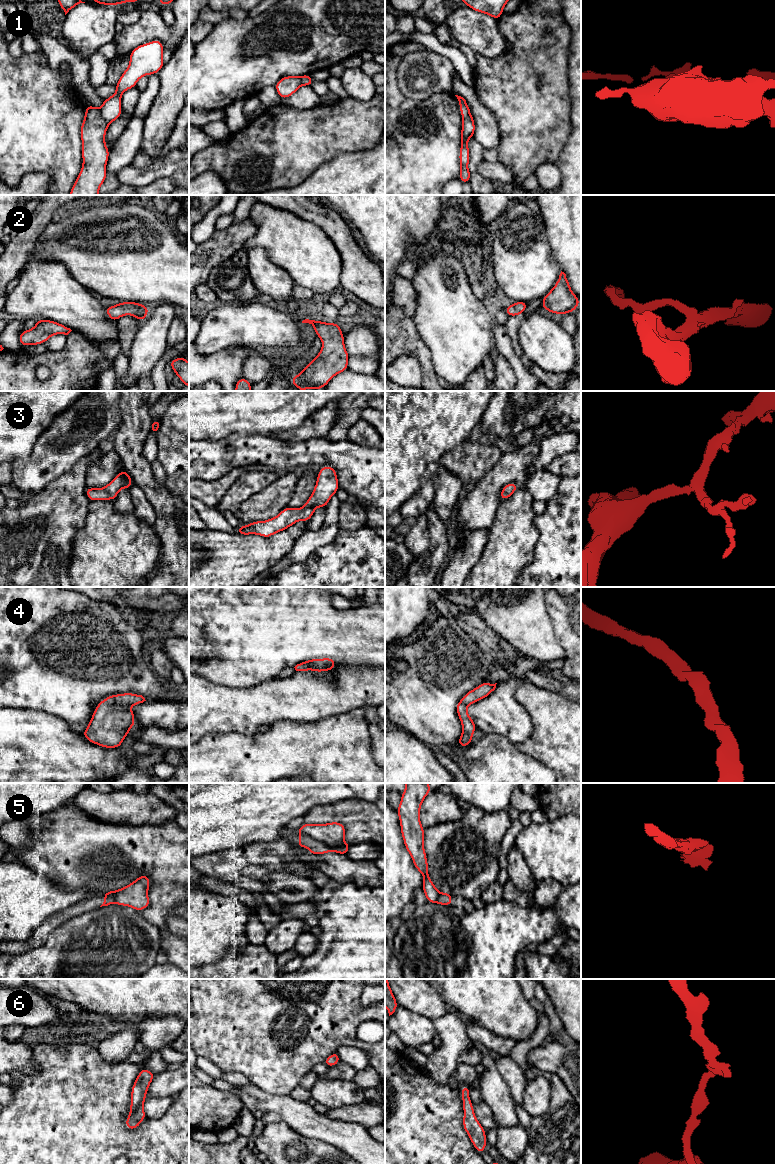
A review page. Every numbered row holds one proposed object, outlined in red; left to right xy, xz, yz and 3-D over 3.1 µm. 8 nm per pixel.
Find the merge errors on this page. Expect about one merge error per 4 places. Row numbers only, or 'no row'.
1, 5

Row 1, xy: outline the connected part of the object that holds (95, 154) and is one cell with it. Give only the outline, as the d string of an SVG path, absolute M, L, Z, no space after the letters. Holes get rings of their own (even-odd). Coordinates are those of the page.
M86 104L80 128L83 164L69 195L99 195L99 189L107 177L106 164L110 150L105 143L105 134L108 126L99 108Z

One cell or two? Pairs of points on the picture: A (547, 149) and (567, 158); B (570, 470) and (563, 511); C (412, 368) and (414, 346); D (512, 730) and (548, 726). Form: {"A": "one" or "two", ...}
{"A": "two", "B": "two", "C": "two", "D": "two"}

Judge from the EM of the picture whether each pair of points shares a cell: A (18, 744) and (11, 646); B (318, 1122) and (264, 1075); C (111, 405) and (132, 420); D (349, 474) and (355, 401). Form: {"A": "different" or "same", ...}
{"A": "different", "B": "different", "C": "different", "D": "different"}

